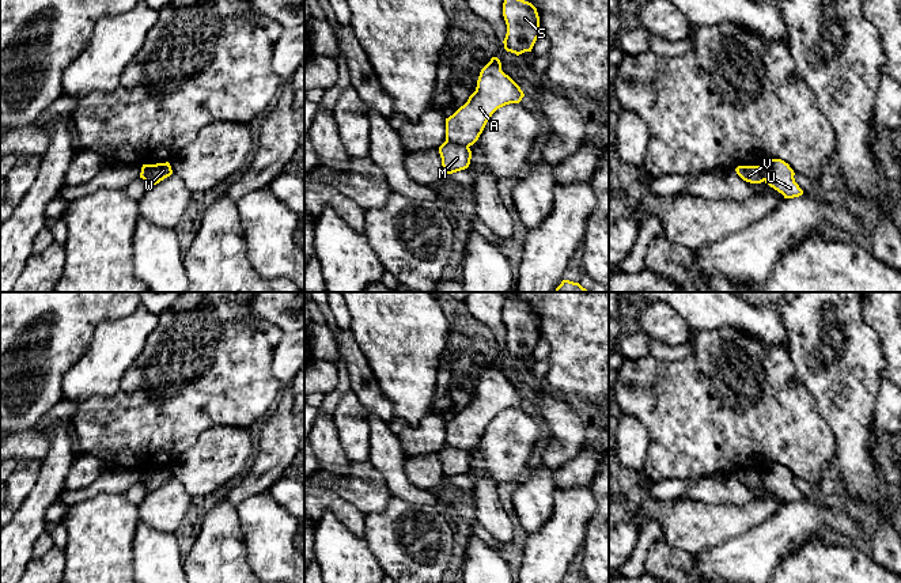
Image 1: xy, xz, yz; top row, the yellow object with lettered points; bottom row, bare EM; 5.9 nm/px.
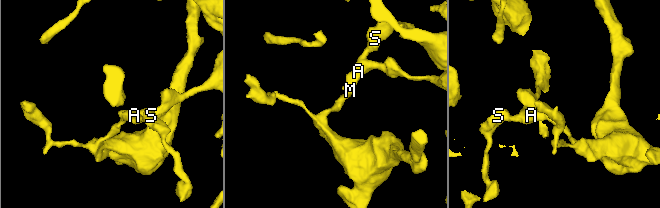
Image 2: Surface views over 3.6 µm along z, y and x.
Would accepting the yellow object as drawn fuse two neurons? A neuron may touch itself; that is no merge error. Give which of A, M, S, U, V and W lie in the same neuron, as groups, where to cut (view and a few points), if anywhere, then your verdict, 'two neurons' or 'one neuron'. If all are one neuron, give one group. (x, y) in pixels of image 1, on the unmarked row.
groups A S V W / M U; cut xz (446, 443), (468, 451); two neurons

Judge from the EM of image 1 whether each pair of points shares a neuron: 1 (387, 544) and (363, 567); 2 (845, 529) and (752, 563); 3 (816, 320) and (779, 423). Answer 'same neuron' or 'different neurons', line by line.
1: different neurons
2: same neuron
3: different neurons

